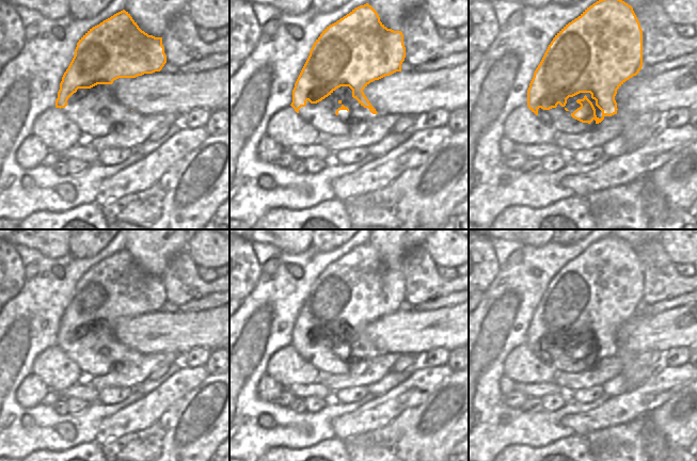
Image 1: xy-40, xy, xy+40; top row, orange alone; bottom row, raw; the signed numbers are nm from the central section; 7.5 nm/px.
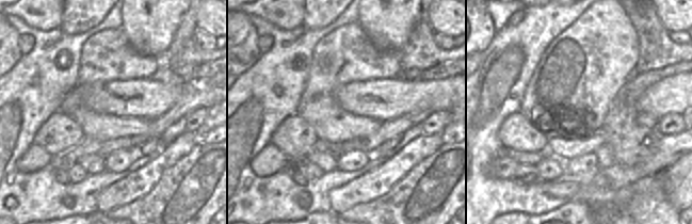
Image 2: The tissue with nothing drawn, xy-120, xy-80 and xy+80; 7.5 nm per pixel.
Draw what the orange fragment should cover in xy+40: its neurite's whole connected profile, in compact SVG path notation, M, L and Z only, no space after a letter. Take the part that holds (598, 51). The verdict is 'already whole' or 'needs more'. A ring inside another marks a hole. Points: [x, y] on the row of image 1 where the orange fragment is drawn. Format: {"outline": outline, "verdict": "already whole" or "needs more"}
{"outline": "M599 0L587 7L577 18L566 25L549 45L540 64L534 73L534 77L527 90L527 107L540 121L560 133L586 133L604 118L614 118L617 114L615 96L617 90L630 78L636 76L643 67L643 30L633 11L633 7L622 0Z", "verdict": "needs more"}

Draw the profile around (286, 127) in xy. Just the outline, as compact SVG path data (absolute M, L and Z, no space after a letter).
M289 106L271 116L267 126L267 137L287 149L291 146L316 144L320 132Z

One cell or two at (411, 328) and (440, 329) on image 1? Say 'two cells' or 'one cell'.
one cell

